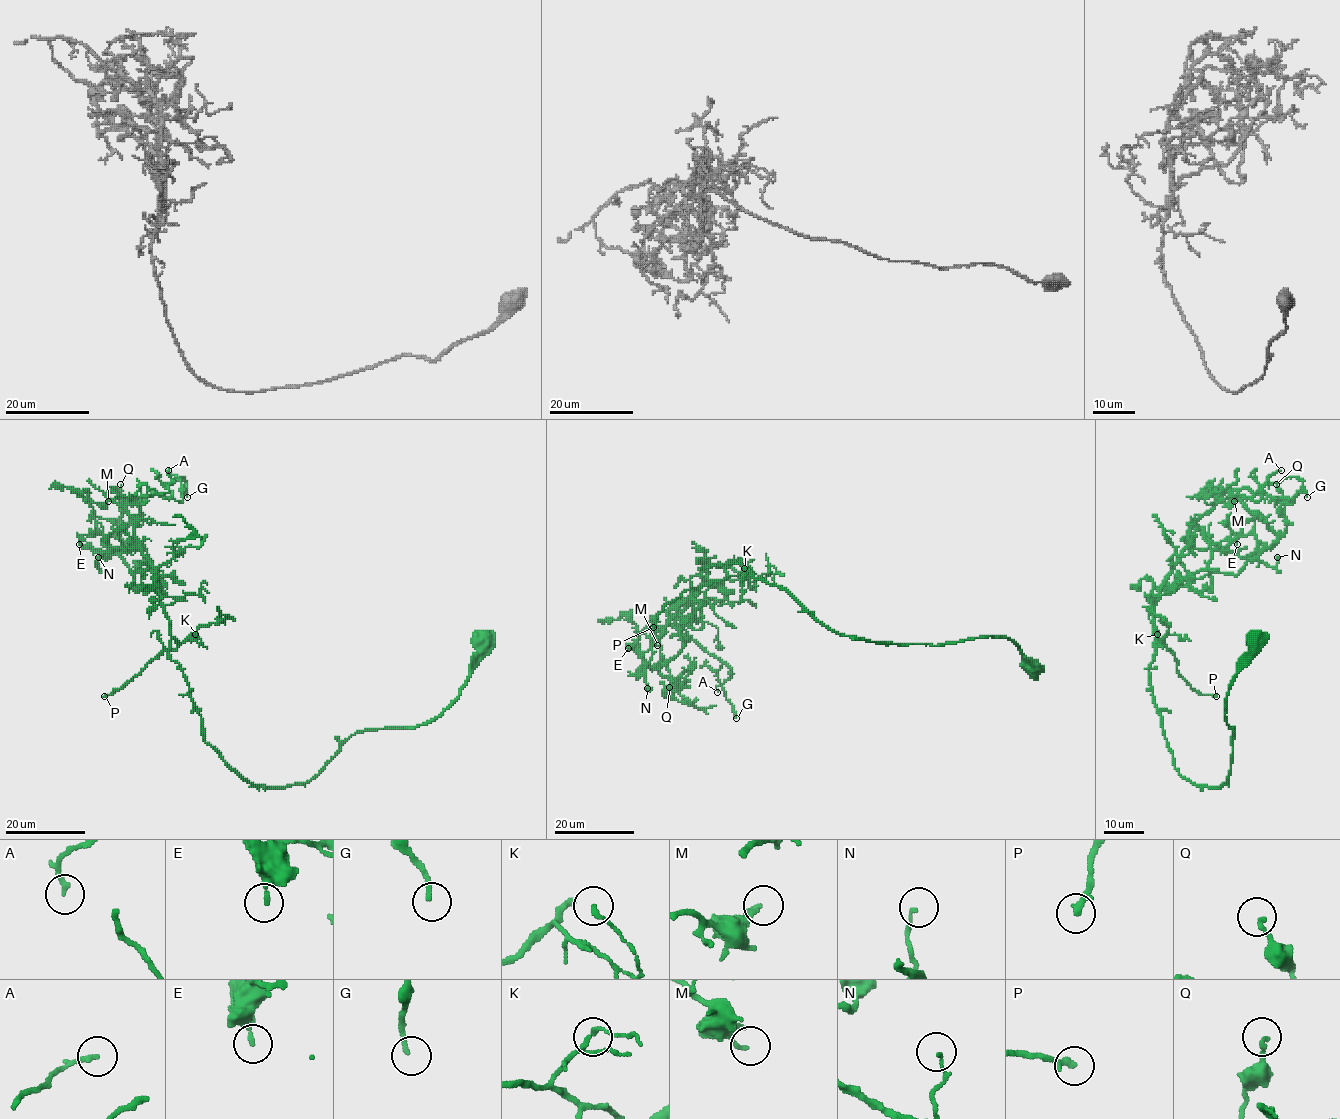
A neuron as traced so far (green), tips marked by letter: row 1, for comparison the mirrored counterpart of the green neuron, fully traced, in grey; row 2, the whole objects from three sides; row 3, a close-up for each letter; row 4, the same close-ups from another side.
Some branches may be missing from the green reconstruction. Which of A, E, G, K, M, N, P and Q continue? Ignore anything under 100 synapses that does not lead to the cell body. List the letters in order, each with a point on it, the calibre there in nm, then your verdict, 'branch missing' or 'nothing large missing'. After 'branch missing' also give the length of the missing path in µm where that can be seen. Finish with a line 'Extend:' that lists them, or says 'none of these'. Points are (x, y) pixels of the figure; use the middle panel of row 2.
A: at (717, 692); 180 nm thick; nothing large missing
E: at (628, 648); 240 nm thick; nothing large missing
G: at (736, 718); 170 nm thick; nothing large missing
K: at (744, 568); 140 nm thick; nothing large missing
M: at (657, 645); 140 nm thick; nothing large missing
N: at (647, 688); 100 nm thick; nothing large missing
P: at (653, 627); 280 nm thick; nothing large missing
Q: at (669, 687); 170 nm thick; nothing large missing
Extend: none of these

